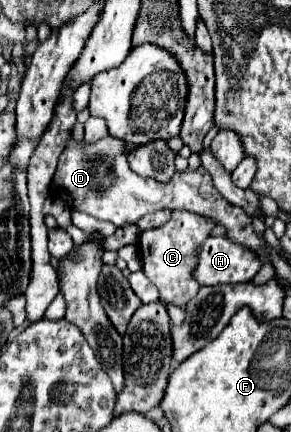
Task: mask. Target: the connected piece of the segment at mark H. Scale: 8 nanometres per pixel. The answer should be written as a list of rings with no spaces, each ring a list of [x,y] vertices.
[[[225,236],[207,238],[197,252],[197,266],[193,268],[193,278],[201,286],[217,284],[241,284],[251,282],[259,272],[261,264],[257,256]]]

